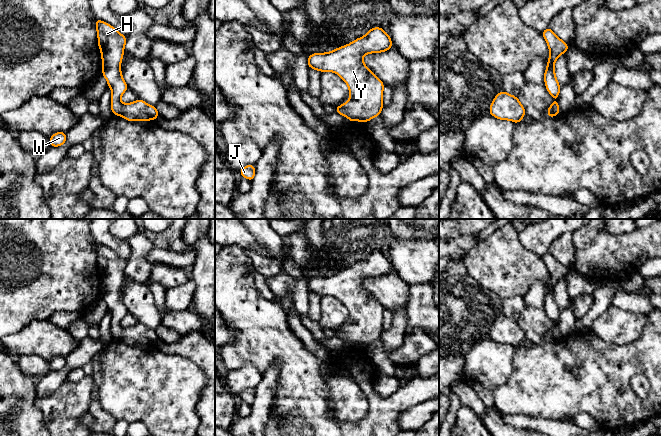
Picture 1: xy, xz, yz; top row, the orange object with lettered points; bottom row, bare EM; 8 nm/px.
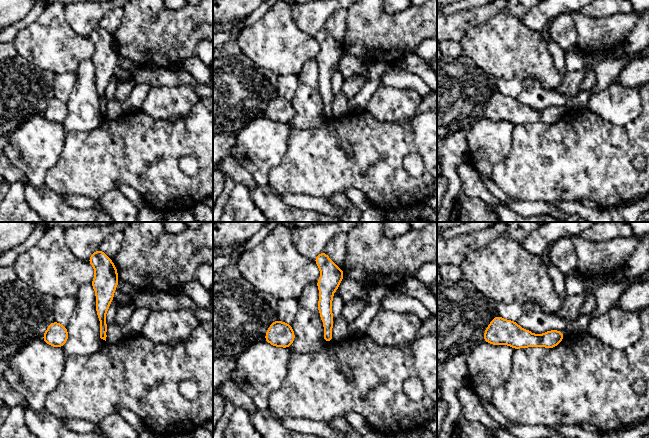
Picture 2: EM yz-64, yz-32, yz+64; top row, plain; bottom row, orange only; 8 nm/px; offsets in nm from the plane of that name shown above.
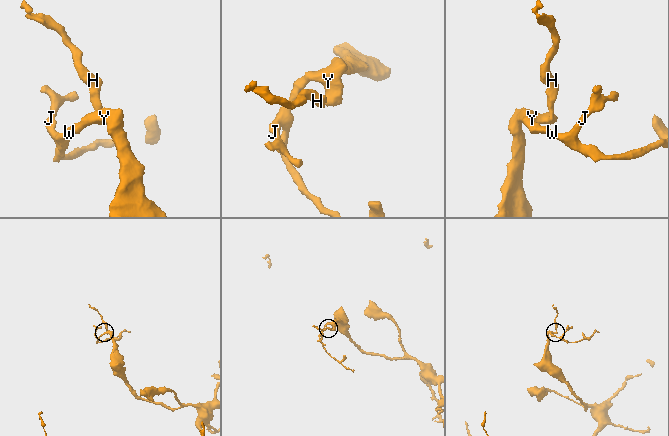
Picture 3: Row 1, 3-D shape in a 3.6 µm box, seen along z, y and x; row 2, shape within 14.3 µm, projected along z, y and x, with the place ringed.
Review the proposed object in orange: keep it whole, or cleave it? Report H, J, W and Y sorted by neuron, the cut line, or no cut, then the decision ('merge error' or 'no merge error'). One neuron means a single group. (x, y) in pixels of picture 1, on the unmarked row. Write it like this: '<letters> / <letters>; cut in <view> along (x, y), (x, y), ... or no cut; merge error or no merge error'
H J W Y; no cut; no merge error

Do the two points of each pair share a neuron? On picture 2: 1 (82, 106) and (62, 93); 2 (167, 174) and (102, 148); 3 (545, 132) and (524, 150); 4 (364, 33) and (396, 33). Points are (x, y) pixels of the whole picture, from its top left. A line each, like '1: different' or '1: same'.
1: different
2: same
3: same
4: same

